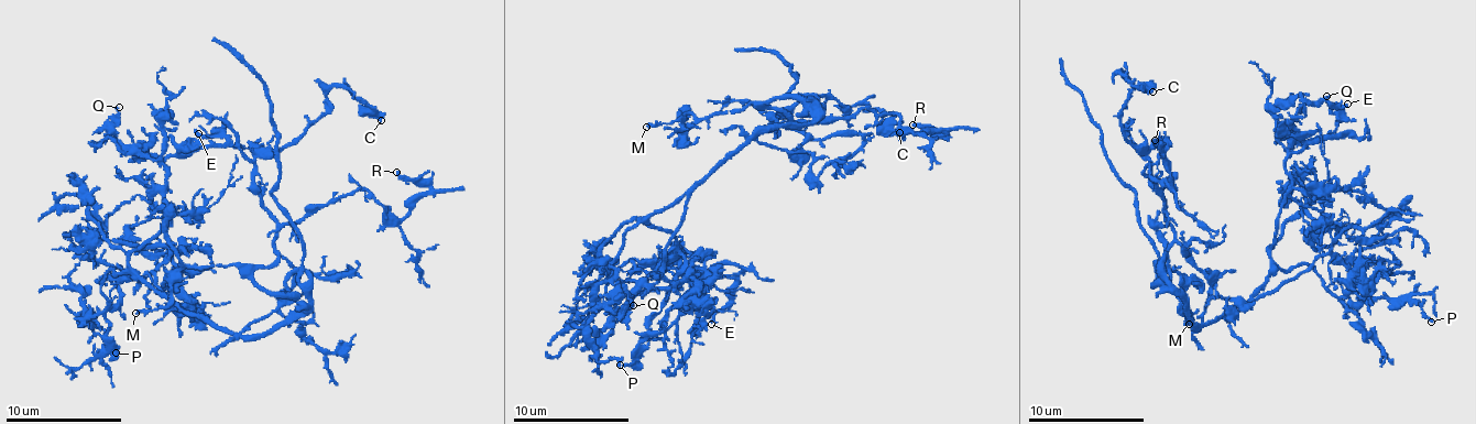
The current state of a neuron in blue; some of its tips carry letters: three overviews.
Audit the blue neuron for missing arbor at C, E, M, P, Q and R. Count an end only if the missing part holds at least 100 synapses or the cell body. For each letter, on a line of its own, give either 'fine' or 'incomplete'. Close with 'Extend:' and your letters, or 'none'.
C: fine
E: fine
M: fine
P: fine
Q: fine
R: fine
Extend: none

